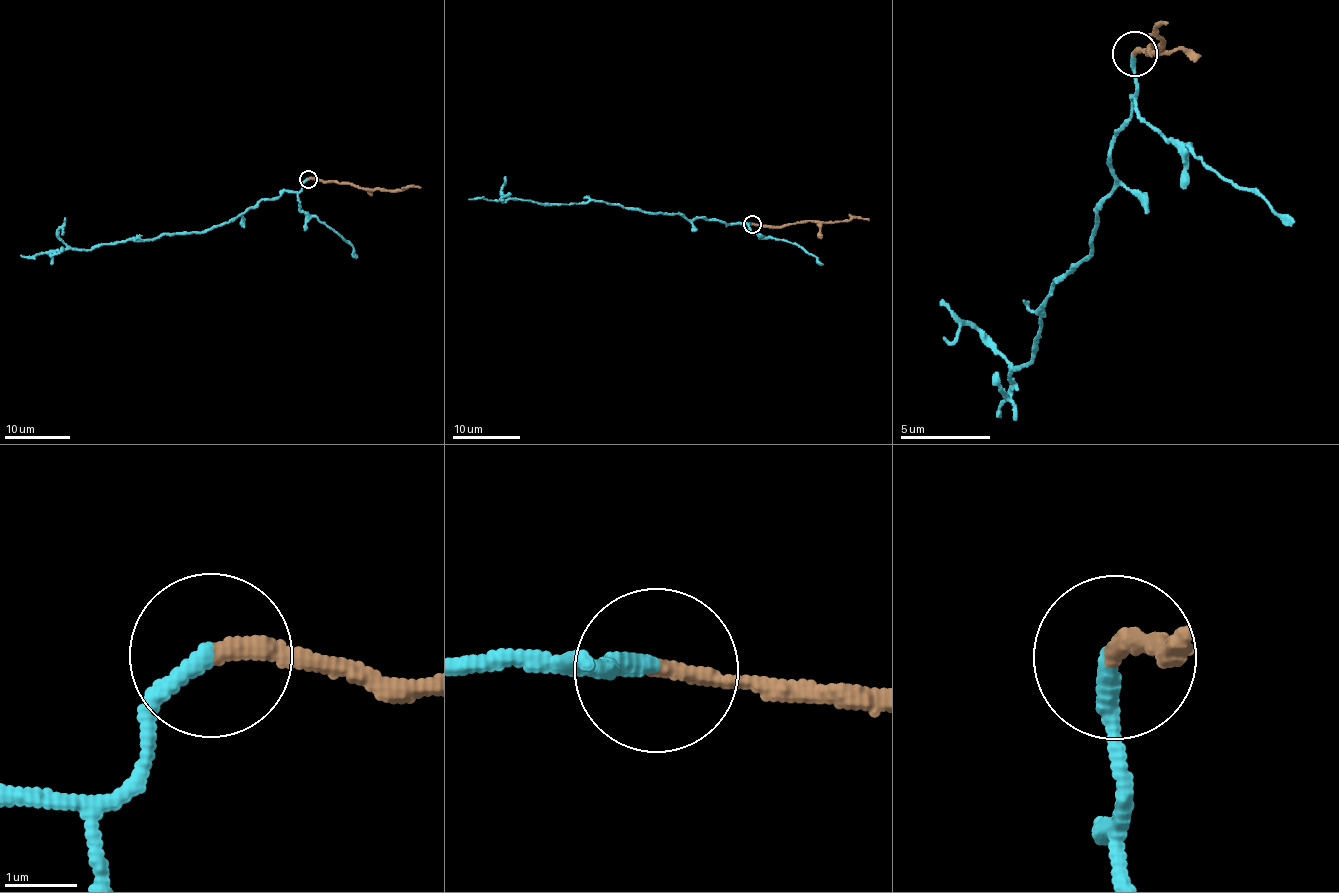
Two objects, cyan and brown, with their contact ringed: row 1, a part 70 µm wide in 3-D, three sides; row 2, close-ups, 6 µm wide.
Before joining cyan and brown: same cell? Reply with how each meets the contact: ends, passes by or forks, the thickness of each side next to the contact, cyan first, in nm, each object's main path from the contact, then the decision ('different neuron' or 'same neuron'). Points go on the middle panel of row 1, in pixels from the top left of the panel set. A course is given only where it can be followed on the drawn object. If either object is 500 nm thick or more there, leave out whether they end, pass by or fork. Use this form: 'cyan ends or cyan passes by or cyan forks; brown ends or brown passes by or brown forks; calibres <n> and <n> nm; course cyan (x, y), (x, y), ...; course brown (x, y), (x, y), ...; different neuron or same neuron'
cyan ends; brown ends; calibres 240 and 240 nm; course cyan (752, 223), (685, 218), (676, 214), (652, 213), (594, 200), (545, 204), (512, 199), (468, 199); course brown (752, 223), (784, 227), (808, 220), (849, 221), (856, 217), (868, 220); same neuron

